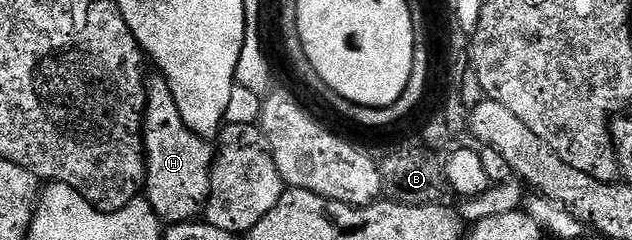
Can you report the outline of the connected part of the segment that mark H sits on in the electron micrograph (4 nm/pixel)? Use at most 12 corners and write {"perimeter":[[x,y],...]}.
{"perimeter":[[145,80],[143,197],[162,223],[202,217],[214,147]]}

